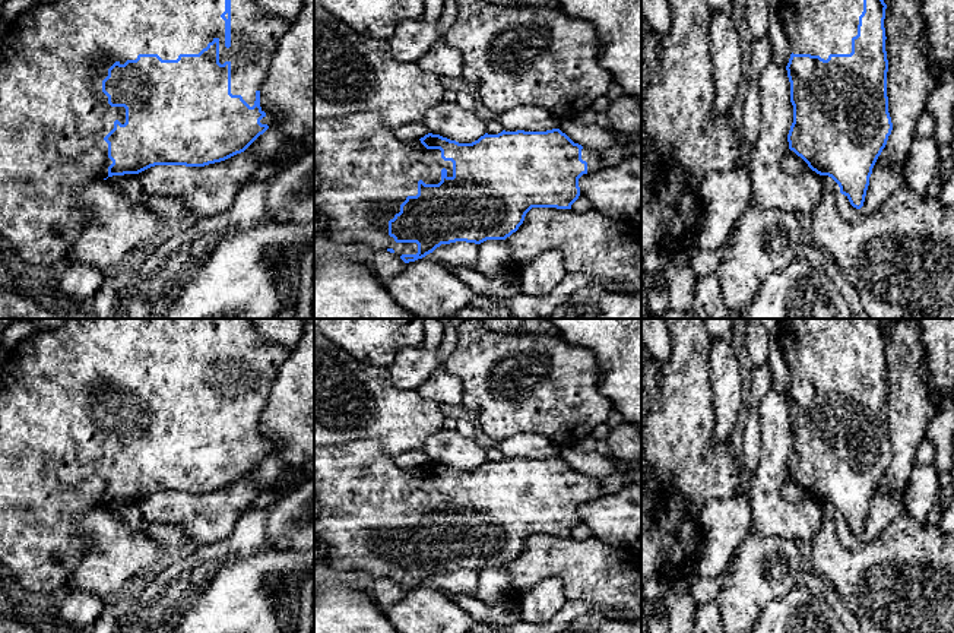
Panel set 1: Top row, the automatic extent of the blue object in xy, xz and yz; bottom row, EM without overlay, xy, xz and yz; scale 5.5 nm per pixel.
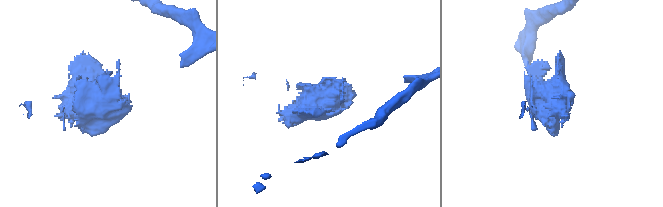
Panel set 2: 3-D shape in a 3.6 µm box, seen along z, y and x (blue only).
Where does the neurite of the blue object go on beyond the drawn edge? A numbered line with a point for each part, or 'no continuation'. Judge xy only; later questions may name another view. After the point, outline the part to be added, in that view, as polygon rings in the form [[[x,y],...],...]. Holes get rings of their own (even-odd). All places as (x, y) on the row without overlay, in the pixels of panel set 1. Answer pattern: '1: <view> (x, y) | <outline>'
1: xy (54, 383) | [[[66,319],[66,322],[58,327],[35,330],[32,335],[20,341],[15,348],[7,351],[6,360],[0,365],[0,566],[6,572],[13,588],[19,594],[28,598],[47,598],[48,595],[58,591],[60,588],[64,588],[67,577],[73,573],[82,556],[85,554],[88,545],[79,538],[80,520],[91,509],[104,507],[108,504],[108,494],[112,491],[112,488],[108,485],[108,471],[104,468],[104,465],[114,456],[115,447],[118,447],[121,452],[126,450],[126,436],[111,434],[108,431],[108,424],[102,420],[102,408],[108,403],[108,396],[115,389],[118,389],[120,392],[124,392],[127,387],[136,387],[139,382],[158,382],[162,387],[177,387],[180,382],[199,382],[203,376],[207,374],[209,370],[218,365],[219,367],[219,390],[221,392],[224,392],[225,389],[231,390],[231,421],[241,422],[243,427],[250,434],[253,434],[256,428],[256,420],[262,418],[262,414],[267,405],[273,379],[288,355],[289,355],[289,351],[286,351],[285,348],[279,345],[272,344],[270,341],[264,341],[259,335],[259,332],[256,330],[253,325],[253,319]],[[226,320],[231,322],[231,374],[229,376],[225,374],[225,348],[221,345],[221,342],[225,339],[225,322]]]

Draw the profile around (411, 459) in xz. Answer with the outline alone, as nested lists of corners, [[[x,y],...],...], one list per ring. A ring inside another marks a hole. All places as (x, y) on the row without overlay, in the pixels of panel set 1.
[[[408,450],[393,456],[393,460],[402,471],[411,471],[428,462],[430,458],[424,450]]]

